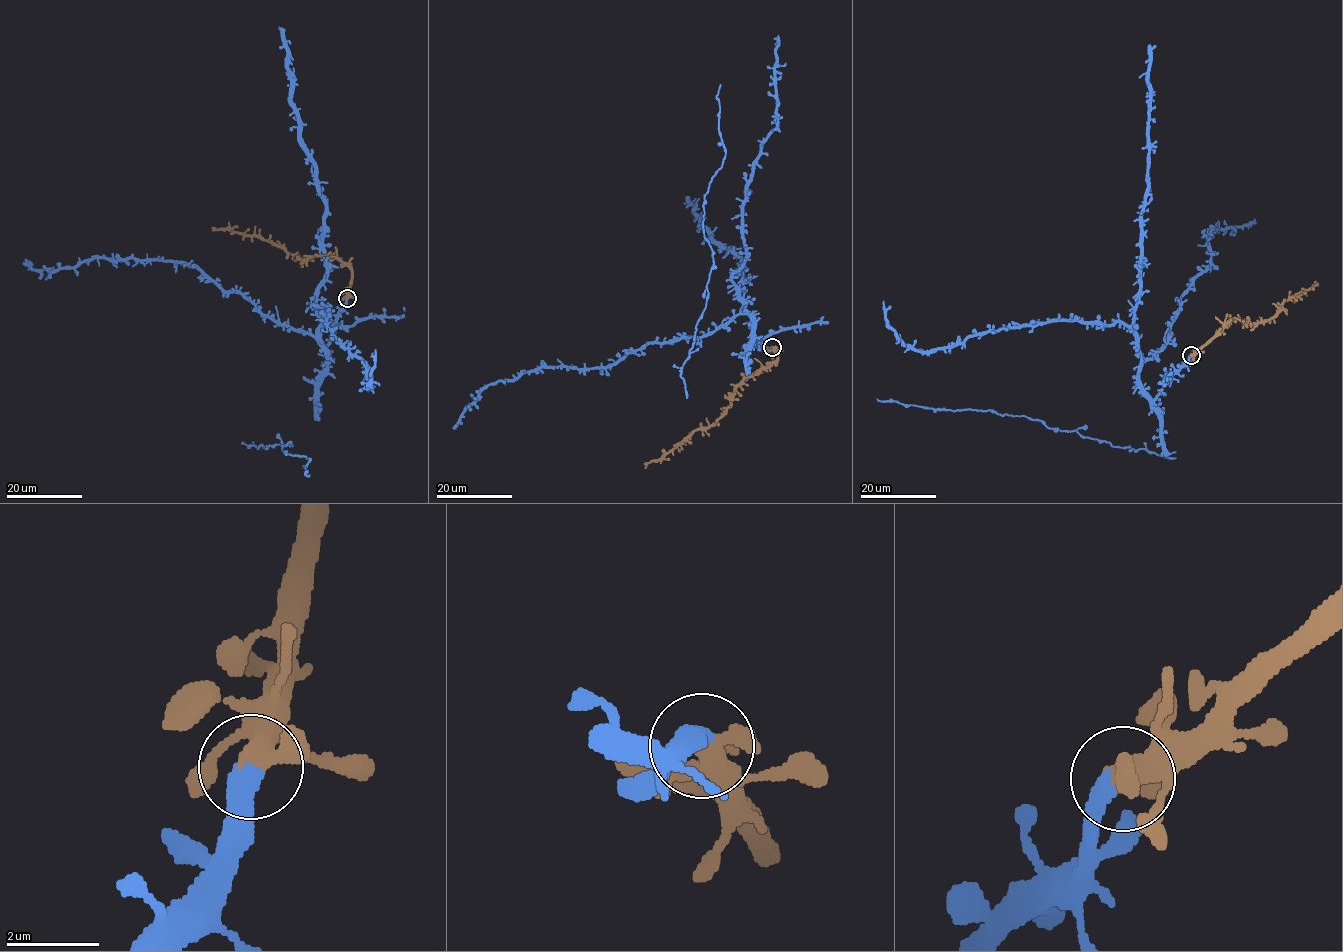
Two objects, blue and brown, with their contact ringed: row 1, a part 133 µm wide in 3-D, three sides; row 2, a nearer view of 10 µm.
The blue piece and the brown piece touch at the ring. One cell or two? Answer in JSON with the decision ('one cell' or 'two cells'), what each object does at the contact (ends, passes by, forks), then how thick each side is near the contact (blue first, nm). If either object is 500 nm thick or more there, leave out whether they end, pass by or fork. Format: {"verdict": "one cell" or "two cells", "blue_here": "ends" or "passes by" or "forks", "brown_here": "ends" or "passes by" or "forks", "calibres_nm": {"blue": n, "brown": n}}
{"verdict": "one cell", "blue_here": "ends", "brown_here": "forks", "calibres_nm": {"blue": 480, "brown": 320}}

